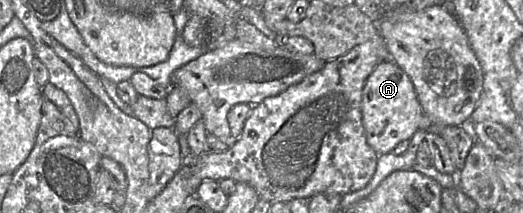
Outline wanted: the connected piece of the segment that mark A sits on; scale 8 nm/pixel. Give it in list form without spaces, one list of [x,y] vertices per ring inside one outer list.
[[[393,60],[377,65],[366,79],[361,111],[367,142],[377,154],[392,152],[401,141],[411,139],[424,116],[412,81]]]

